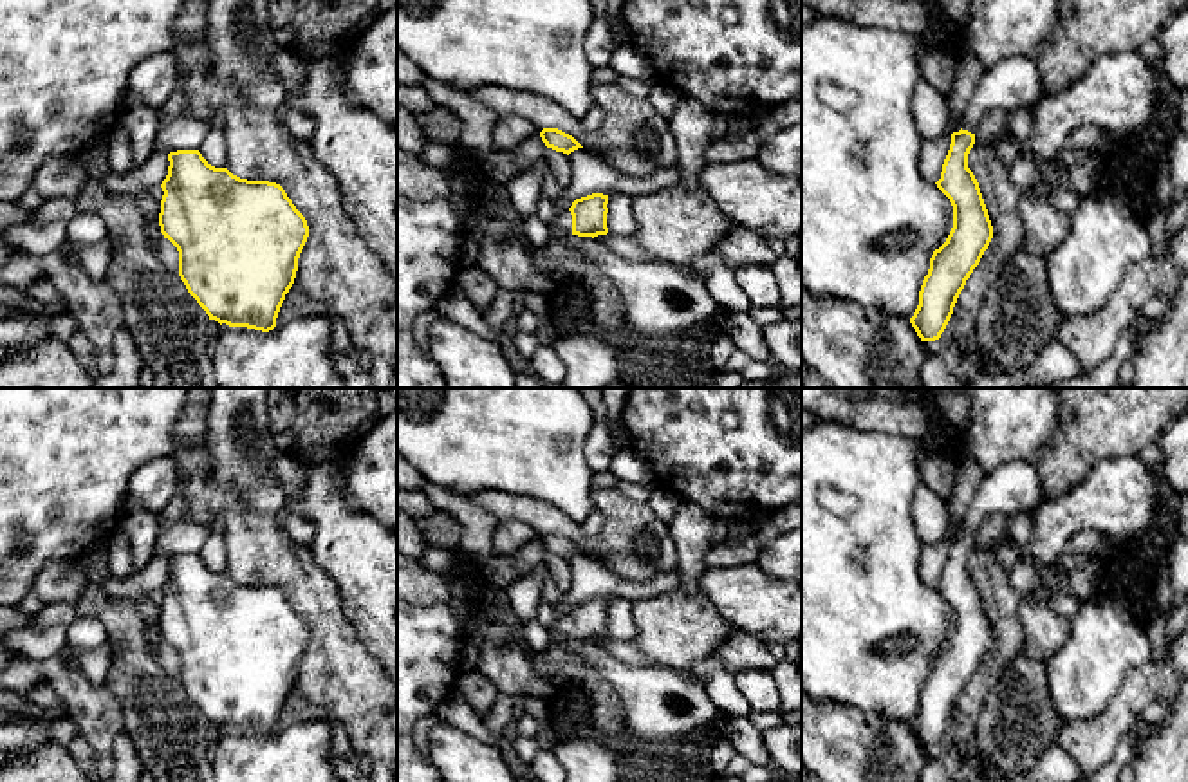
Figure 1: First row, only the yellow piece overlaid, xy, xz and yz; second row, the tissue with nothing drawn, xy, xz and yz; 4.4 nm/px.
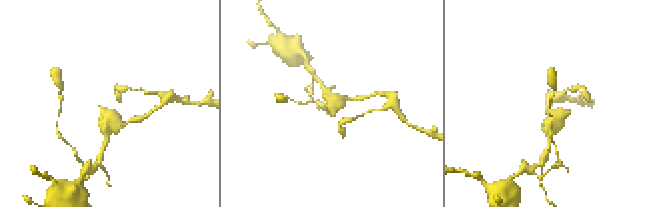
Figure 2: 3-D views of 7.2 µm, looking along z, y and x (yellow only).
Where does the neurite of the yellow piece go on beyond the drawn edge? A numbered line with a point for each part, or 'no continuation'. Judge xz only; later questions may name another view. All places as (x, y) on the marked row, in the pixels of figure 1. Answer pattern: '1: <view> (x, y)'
1: xz (562, 224)

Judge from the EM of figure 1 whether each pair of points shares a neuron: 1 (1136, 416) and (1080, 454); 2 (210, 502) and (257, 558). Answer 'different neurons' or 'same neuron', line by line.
1: same neuron
2: same neuron

